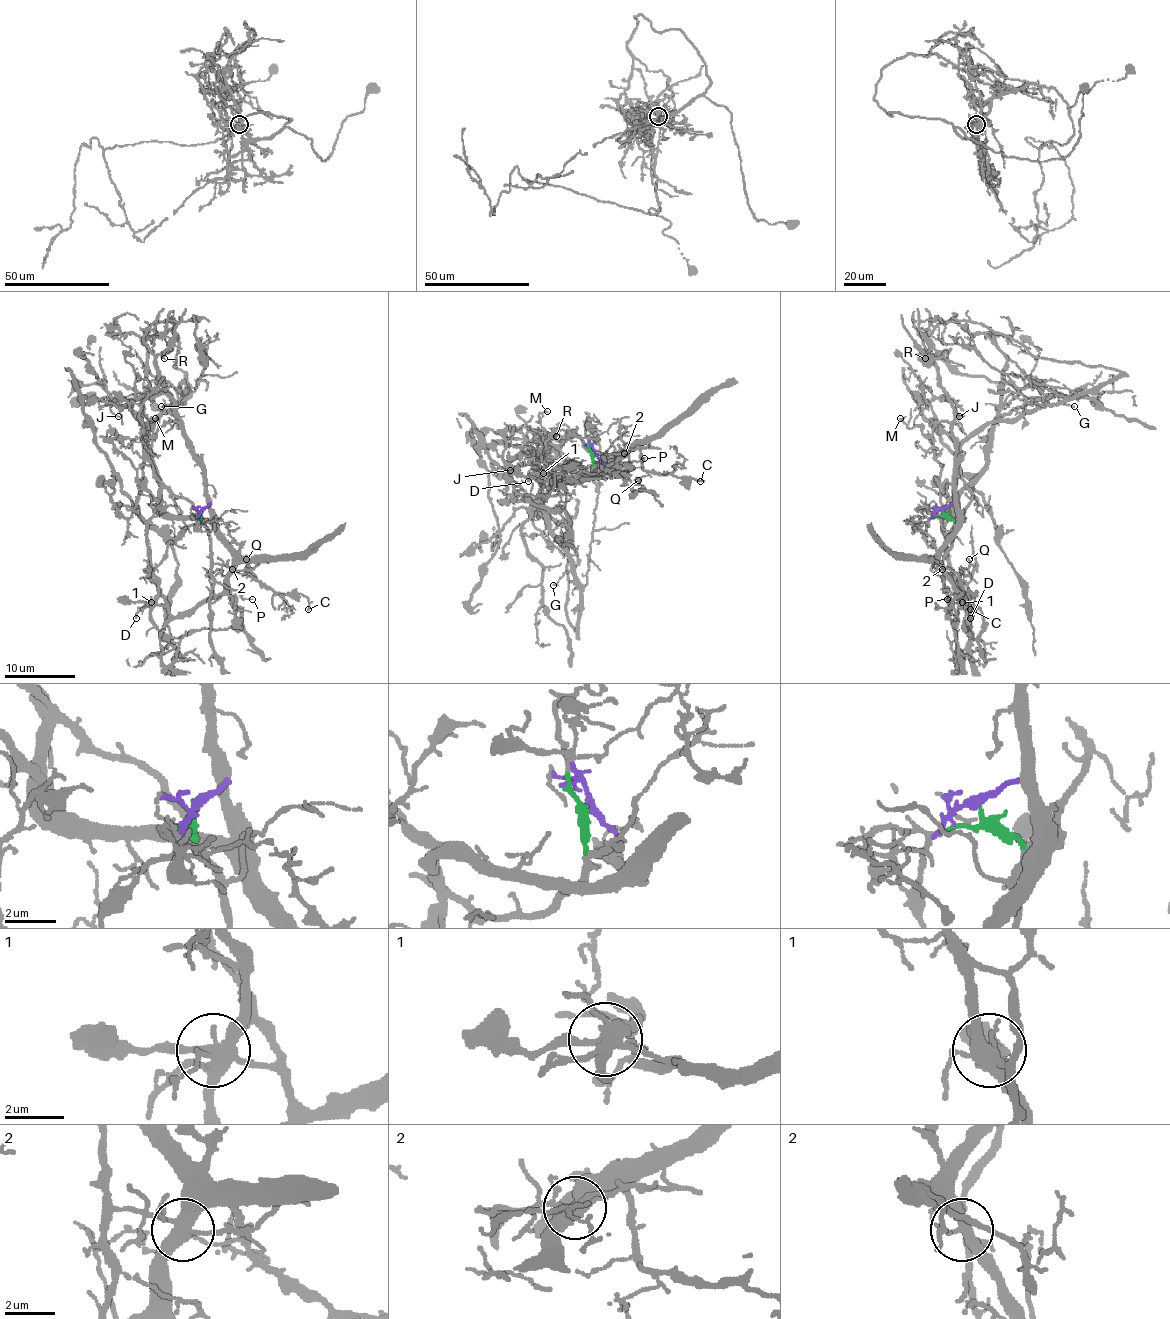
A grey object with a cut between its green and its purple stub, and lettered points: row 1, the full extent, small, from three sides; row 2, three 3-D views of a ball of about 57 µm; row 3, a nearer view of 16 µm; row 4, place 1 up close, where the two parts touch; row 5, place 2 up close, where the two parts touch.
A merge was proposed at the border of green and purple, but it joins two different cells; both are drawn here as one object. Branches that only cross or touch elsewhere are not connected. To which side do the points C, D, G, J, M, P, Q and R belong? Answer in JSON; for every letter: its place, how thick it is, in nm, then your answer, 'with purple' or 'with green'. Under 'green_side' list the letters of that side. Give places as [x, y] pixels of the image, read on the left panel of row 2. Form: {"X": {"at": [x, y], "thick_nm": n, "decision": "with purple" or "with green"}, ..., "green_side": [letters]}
{"C": {"at": [308, 609], "thick_nm": 90, "decision": "with purple"}, "D": {"at": [136, 618], "thick_nm": 160, "decision": "with green"}, "G": {"at": [161, 406], "thick_nm": 150, "decision": "with green"}, "J": {"at": [118, 416], "thick_nm": 110, "decision": "with purple"}, "M": {"at": [155, 418], "thick_nm": 80, "decision": "with purple"}, "P": {"at": [252, 599], "thick_nm": 110, "decision": "with purple"}, "Q": {"at": [246, 559], "thick_nm": 170, "decision": "with purple"}, "R": {"at": [164, 358], "thick_nm": 120, "decision": "with purple"}, "green_side": ["D", "G"]}

